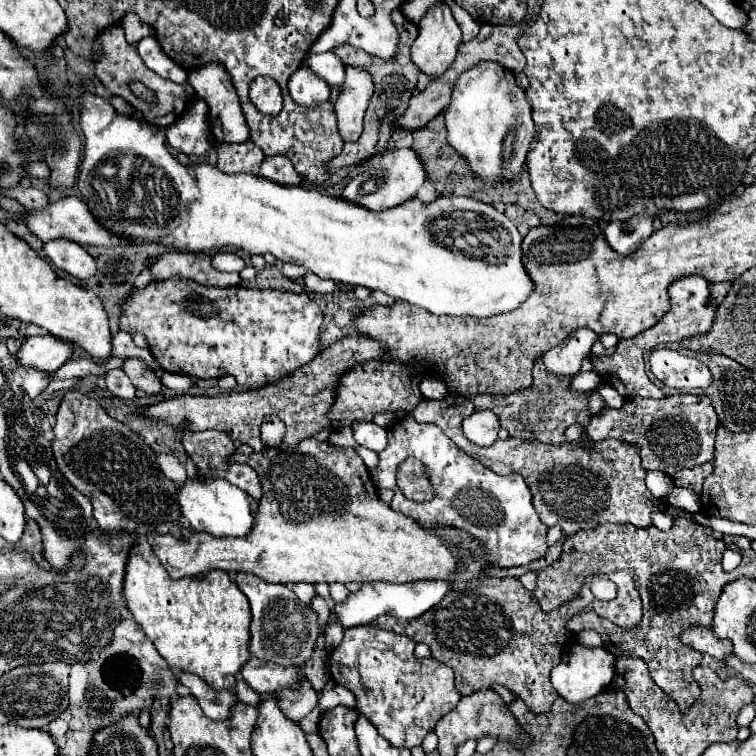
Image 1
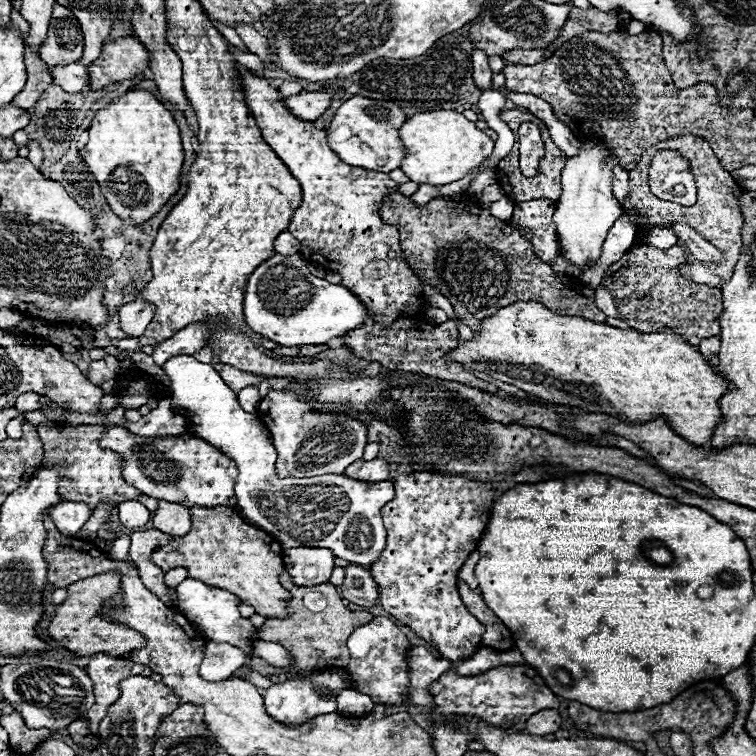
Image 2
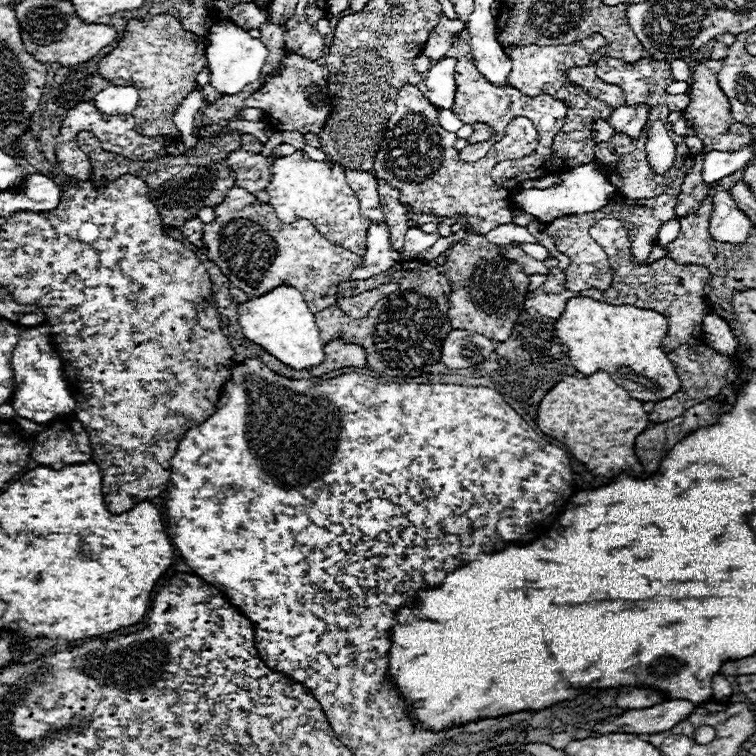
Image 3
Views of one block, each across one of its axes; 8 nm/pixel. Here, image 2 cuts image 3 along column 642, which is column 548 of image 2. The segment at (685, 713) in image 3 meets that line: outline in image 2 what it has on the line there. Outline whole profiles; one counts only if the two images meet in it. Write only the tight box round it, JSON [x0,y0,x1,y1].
[520,710,562,736]

